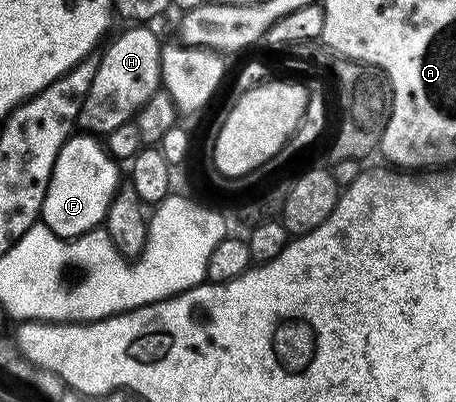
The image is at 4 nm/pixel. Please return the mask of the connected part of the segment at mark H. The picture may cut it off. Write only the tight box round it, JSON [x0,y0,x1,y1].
[77,27,163,135]

